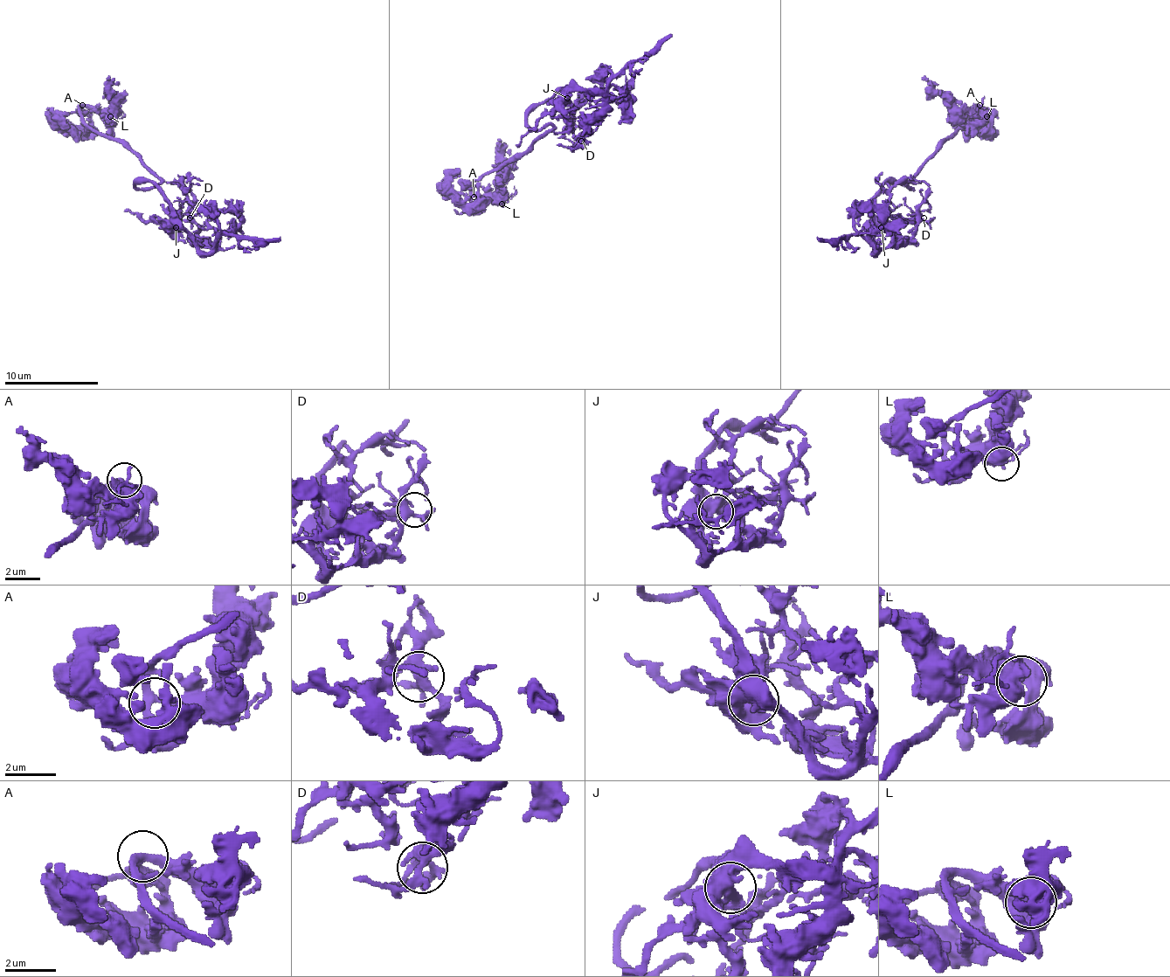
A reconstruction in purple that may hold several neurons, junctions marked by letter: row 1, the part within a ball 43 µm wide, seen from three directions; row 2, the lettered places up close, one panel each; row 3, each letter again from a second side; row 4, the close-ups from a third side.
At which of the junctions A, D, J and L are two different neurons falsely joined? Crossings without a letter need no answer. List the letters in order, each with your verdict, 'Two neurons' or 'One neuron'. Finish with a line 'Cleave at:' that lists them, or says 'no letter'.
A: One neuron
D: One neuron
J: One neuron
L: One neuron
Cleave at: no letter

